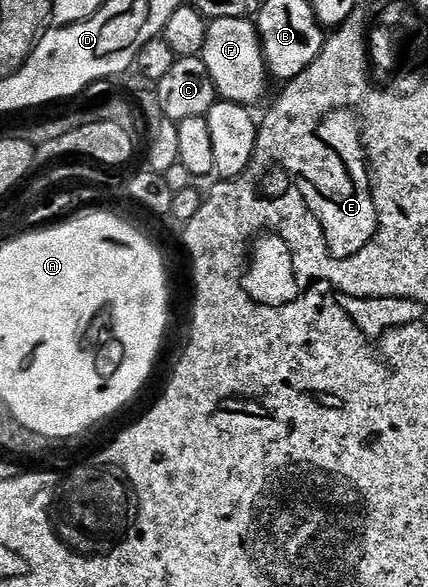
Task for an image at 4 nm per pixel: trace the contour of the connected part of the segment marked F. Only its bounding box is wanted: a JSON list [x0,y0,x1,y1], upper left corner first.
[199,17,271,105]

